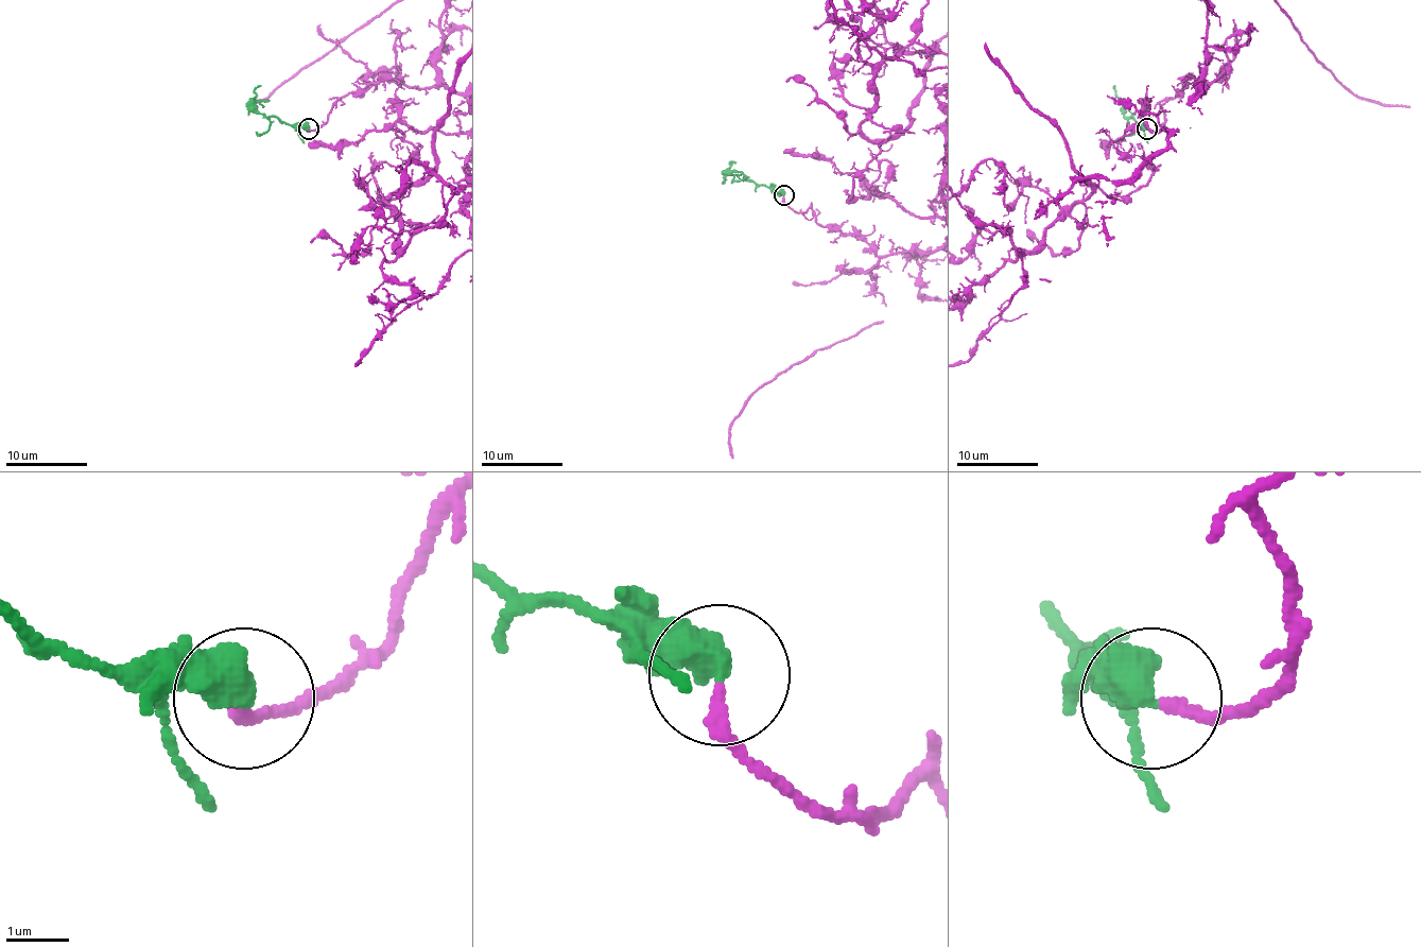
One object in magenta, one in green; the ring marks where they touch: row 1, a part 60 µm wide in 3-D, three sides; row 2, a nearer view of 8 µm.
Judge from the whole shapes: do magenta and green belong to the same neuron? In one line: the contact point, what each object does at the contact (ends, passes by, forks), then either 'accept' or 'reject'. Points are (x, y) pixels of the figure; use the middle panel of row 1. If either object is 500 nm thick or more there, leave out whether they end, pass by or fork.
(783, 194) | accept

